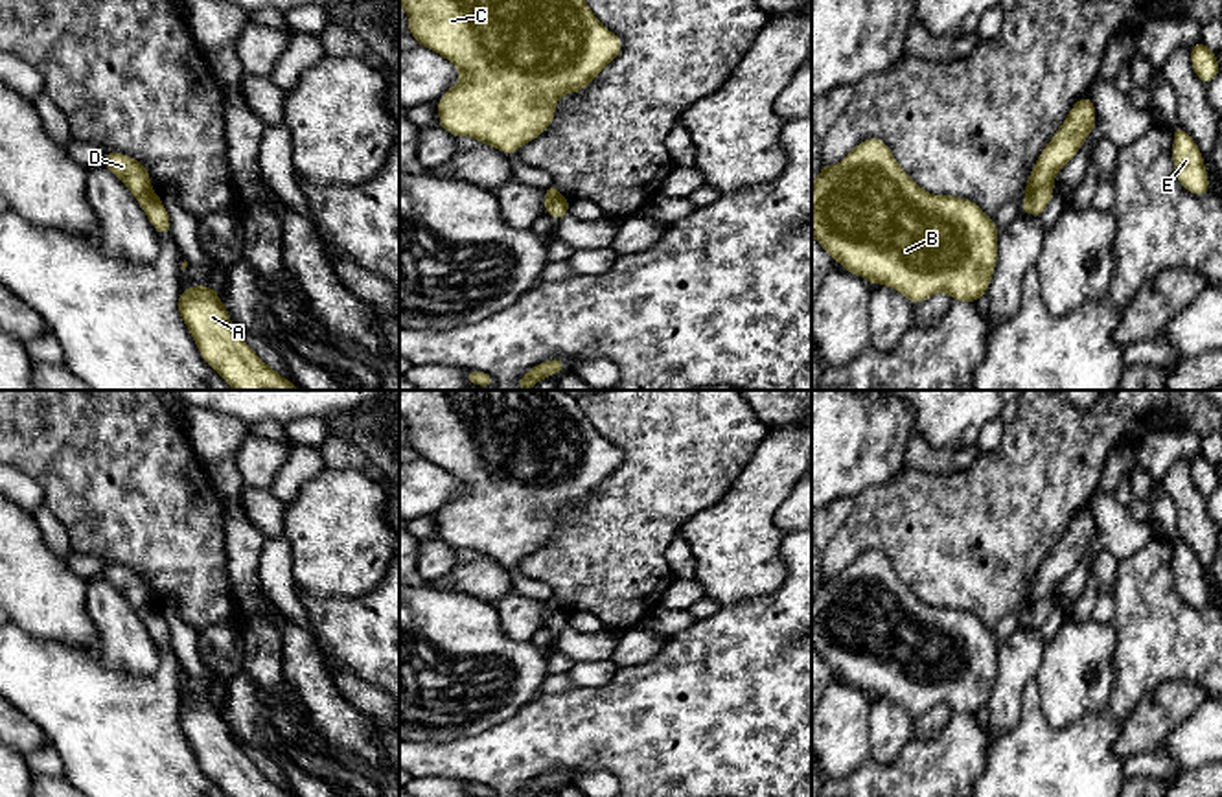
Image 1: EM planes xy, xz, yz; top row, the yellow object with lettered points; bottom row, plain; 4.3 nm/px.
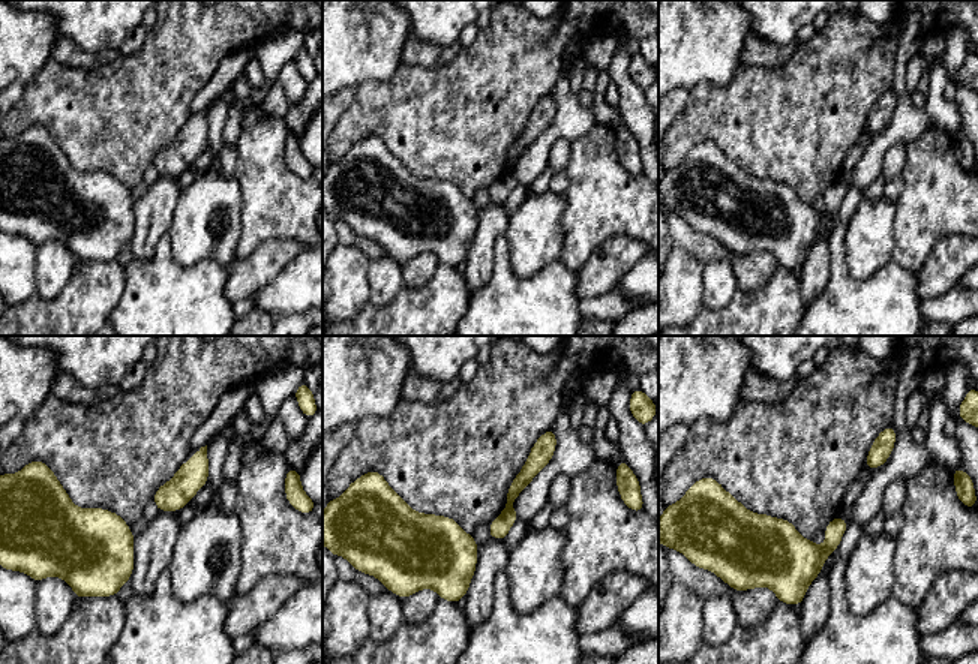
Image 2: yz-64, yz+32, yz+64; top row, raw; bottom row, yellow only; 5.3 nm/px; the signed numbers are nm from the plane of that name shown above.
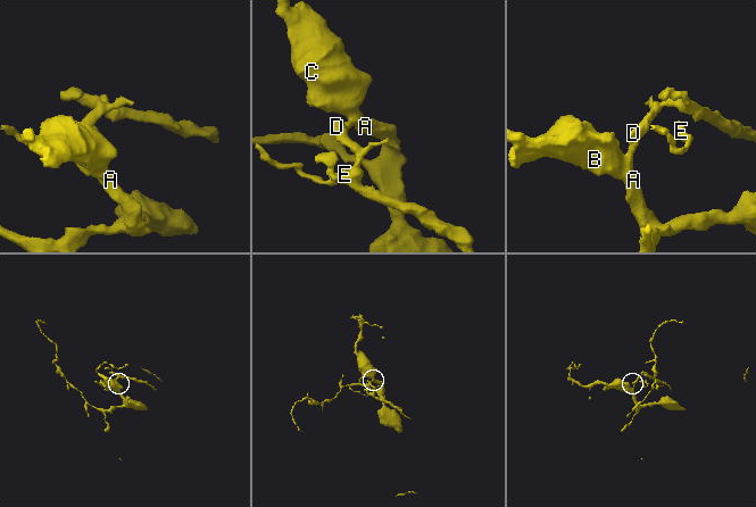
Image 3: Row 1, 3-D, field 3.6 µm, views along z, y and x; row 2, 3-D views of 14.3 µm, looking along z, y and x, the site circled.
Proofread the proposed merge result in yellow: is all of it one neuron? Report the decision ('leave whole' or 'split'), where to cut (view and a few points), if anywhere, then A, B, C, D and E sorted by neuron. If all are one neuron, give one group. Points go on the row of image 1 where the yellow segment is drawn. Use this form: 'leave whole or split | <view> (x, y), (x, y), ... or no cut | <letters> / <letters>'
split | yz (1051, 184), (1035, 190), (1026, 199) | A B C / D E

